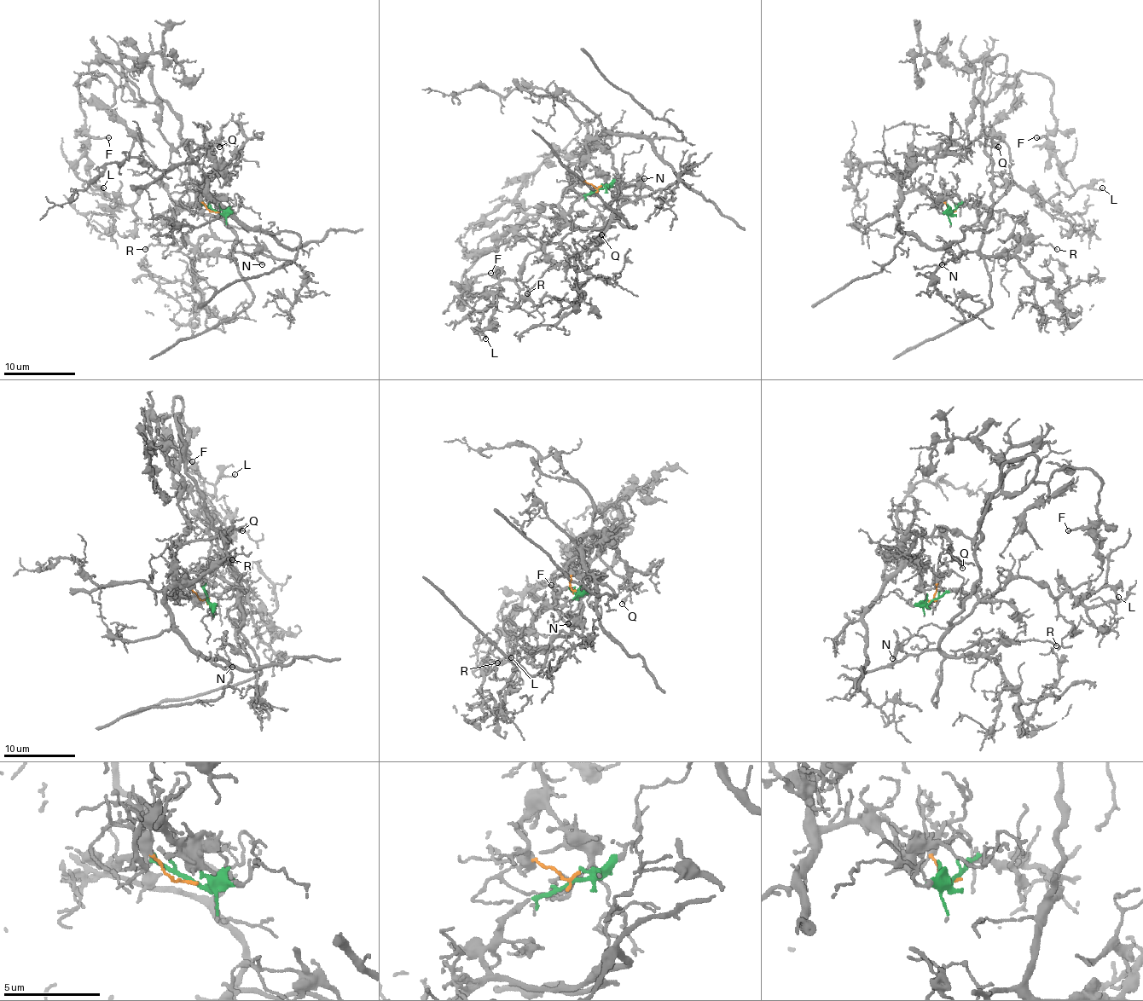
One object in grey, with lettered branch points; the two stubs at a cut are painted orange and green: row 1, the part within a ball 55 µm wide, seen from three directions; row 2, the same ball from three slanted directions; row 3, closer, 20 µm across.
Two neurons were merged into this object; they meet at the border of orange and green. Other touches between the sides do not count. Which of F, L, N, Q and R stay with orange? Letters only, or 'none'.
Q

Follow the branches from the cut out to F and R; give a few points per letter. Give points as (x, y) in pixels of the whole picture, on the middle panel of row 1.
F: (598, 188), (565, 219), (605, 229), (571, 229), (562, 219), (530, 213), (467, 272), (461, 290), (491, 272)
R: (598, 188), (582, 195), (565, 219), (582, 228), (596, 228), (617, 219), (571, 258), (548, 269), (527, 293)

